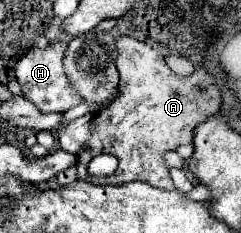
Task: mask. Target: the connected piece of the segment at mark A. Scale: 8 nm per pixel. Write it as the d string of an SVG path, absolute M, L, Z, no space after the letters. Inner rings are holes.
M118 37L116 47L120 53L116 59L116 67L120 71L118 97L94 119L94 135L78 155L78 179L94 185L124 185L130 181L144 181L160 189L174 189L164 153L176 149L178 145L192 143L192 129L202 121L202 115L220 109L222 93L216 85L218 77L206 67L198 67L192 75L180 77L166 65L160 51L136 41L134 37ZM100 153L112 153L118 157L120 165L114 175L88 175L86 165Z

